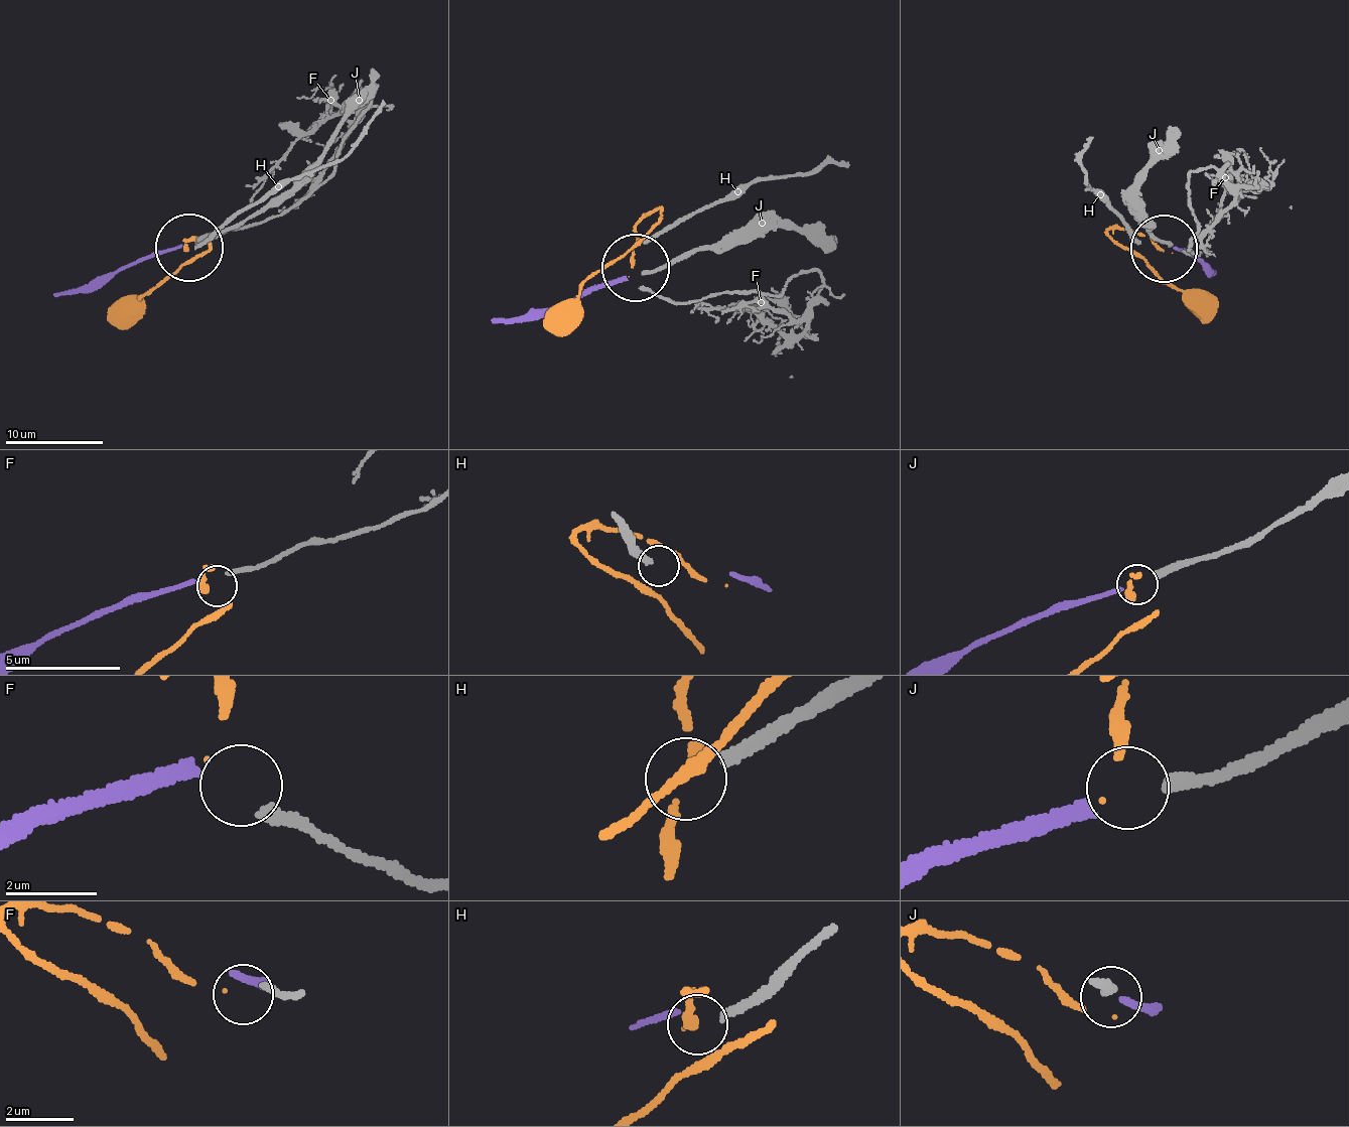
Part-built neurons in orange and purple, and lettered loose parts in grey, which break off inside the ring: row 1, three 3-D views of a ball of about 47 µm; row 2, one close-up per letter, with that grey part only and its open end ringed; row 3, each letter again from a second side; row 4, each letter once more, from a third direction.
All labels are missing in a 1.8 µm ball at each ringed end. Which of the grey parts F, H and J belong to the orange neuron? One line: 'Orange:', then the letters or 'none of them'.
Orange: F

